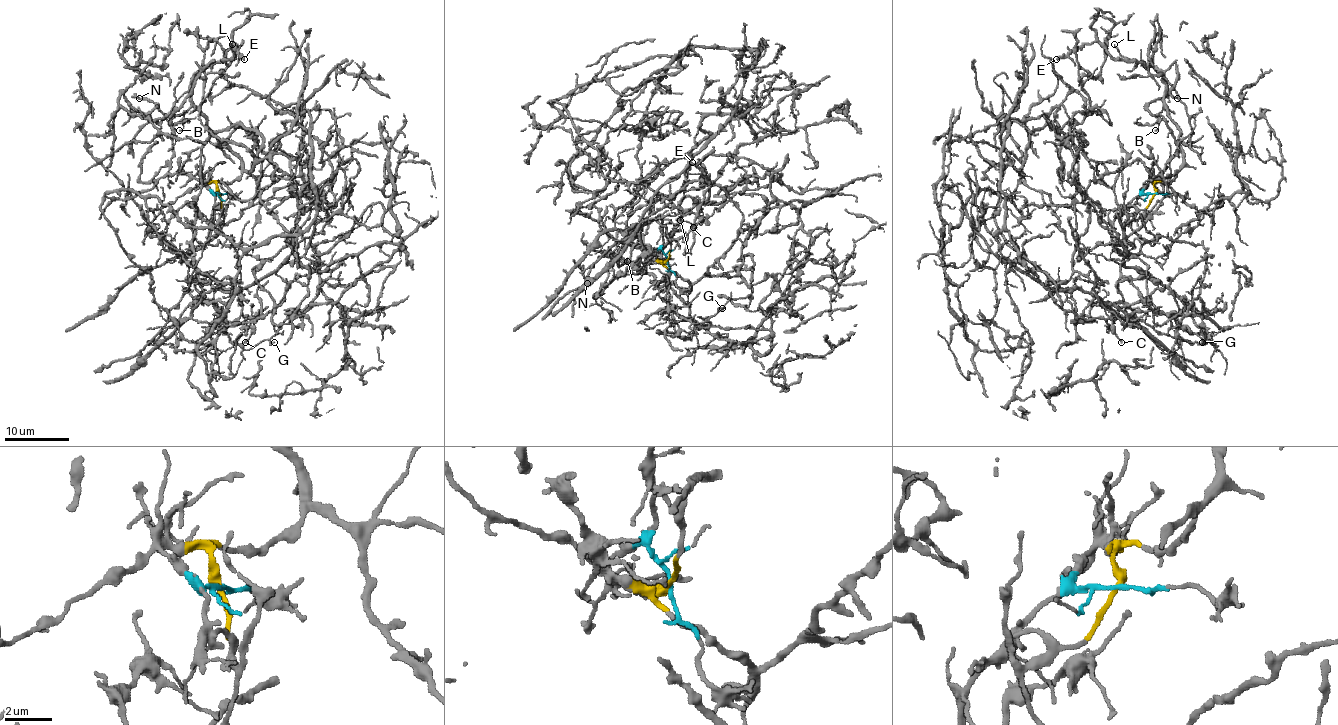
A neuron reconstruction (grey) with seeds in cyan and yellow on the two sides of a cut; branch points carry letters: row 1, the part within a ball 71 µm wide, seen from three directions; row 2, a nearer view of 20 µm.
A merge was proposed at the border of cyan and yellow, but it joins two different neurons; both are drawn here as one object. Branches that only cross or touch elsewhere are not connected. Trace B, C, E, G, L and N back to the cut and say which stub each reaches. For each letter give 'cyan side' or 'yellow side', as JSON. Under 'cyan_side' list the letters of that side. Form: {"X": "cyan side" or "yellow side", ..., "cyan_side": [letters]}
{"B": "yellow side", "C": "cyan side", "E": "yellow side", "G": "cyan side", "L": "yellow side", "N": "yellow side", "cyan_side": ["C", "G"]}

